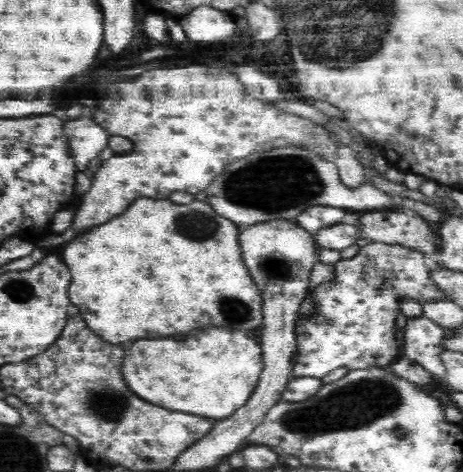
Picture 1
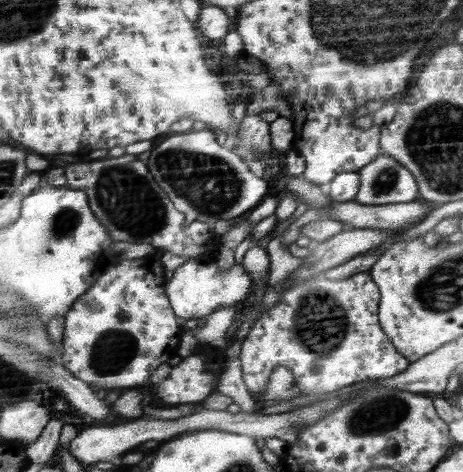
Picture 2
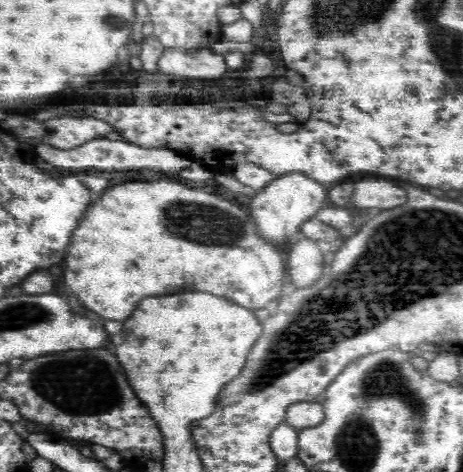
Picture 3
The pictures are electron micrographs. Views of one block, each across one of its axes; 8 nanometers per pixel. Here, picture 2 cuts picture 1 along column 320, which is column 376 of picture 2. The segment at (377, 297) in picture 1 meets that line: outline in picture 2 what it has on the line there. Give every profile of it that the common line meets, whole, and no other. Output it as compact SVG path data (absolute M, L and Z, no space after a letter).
M369 271L342 280L330 280L324 274L298 282L282 292L282 301L264 312L241 341L239 360L243 379L253 395L267 389L274 368L287 366L295 376L294 396L322 394L349 387L366 379L396 376L409 368L409 360L396 351L379 322L380 294Z

